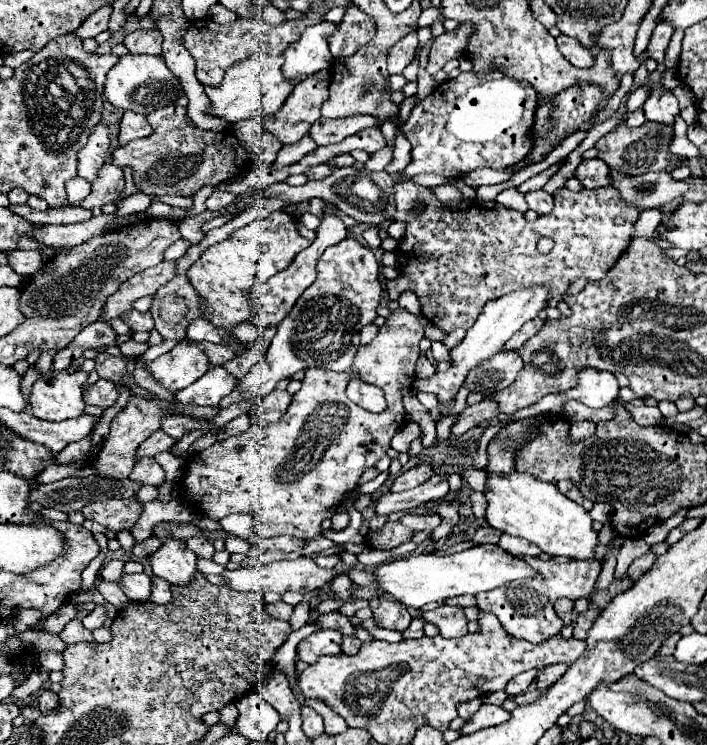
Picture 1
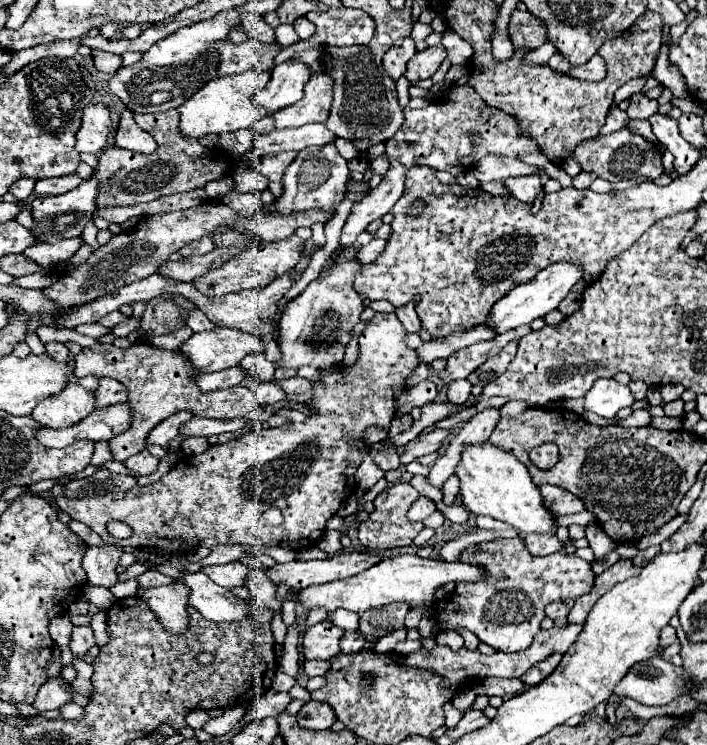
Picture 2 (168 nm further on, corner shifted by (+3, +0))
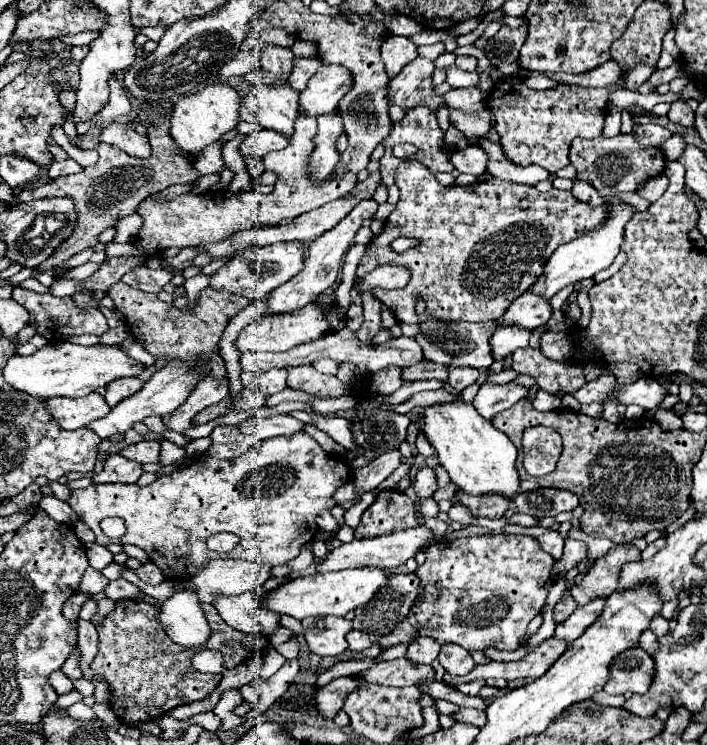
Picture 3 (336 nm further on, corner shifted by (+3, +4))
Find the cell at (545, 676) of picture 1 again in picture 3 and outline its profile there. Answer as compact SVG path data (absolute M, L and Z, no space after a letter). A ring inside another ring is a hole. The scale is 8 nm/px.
M544 640L532 654L528 654L526 658L518 660L518 662L488 662L488 664L478 664L474 666L468 674L464 676L452 676L452 674L444 674L444 682L452 688L464 684L464 682L472 682L478 678L504 678L504 680L516 680L516 678L540 678L546 674L546 670L562 656L562 652L566 650L566 642L564 640Z

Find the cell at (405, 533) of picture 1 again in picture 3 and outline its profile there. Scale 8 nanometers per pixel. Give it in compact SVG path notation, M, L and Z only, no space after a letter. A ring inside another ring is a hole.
M392 488L378 492L372 506L362 514L360 524L354 530L356 538L374 538L382 534L400 532L404 528L418 526L418 512L414 500Z

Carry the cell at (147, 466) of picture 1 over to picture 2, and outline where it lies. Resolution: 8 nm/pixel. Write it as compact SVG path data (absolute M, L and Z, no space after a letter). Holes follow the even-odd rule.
M142 450L140 454L134 454L130 456L126 462L124 462L130 470L136 472L136 476L146 476L146 474L152 474L158 466L158 458L152 456L148 450Z

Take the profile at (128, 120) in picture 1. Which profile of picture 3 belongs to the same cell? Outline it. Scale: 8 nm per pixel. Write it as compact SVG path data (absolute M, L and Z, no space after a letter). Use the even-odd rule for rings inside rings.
M112 122L112 124L108 124L102 130L100 140L122 148L126 154L136 156L136 158L148 158L150 152L152 152L152 146L148 142L148 136L138 134L132 128L130 122Z

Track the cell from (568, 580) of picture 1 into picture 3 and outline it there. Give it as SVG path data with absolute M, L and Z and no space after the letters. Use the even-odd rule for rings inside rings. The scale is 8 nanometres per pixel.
M496 534L496 536L474 536L474 538L456 538L450 542L438 542L424 550L426 562L418 566L416 576L424 584L424 600L414 604L410 616L396 626L396 630L388 636L380 638L384 648L394 646L398 642L412 642L418 636L432 636L440 644L454 642L466 650L484 650L494 646L498 650L518 650L522 640L526 638L526 630L530 620L542 610L548 590L552 586L552 566L556 560L540 548L540 544L530 536L512 536L512 534Z

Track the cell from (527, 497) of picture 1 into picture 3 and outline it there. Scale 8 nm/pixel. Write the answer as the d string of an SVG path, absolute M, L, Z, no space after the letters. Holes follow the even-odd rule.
M446 402L436 404L426 410L424 436L436 448L440 464L450 474L450 480L470 496L500 494L514 500L520 488L520 476L516 470L516 446L504 432L494 428L494 424L482 418L472 404Z

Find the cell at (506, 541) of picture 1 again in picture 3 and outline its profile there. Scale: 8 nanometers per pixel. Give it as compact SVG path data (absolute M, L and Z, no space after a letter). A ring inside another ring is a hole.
M546 530L542 536L536 538L538 544L542 546L542 550L546 550L548 554L556 556L556 560L562 556L562 548L564 548L564 538L558 530Z

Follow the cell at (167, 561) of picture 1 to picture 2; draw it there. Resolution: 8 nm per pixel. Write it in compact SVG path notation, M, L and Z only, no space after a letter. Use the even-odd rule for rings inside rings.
M202 572L180 578L192 590L190 606L194 606L210 622L240 622L248 618L250 606L230 590L220 588Z

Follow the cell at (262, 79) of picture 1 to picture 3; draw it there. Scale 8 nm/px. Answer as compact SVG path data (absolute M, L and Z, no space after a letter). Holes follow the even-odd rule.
M216 82L206 88L202 88L196 94L188 94L180 98L172 108L172 120L170 120L170 134L180 144L180 148L188 154L198 154L208 144L220 140L226 132L234 130L240 122L240 106L242 96L240 92L230 86L228 82Z

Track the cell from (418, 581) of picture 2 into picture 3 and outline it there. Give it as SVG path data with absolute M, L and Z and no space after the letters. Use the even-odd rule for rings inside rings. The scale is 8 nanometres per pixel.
M356 568L344 572L328 572L328 574L302 574L284 582L278 590L264 594L264 608L274 610L278 614L290 614L298 620L308 616L344 616L348 610L356 610L358 606L368 604L376 592L390 582L390 572L382 568Z

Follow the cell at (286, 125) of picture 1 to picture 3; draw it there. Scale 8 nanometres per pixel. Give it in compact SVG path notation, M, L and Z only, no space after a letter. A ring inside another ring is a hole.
M322 64L308 80L306 90L300 92L300 114L320 116L334 112L348 88L352 88L352 78L344 66Z

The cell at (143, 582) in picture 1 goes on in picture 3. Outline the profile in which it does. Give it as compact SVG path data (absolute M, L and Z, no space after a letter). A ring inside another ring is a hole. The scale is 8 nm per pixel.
M176 586L172 596L168 596L166 600L158 600L158 604L158 622L172 642L194 648L208 640L210 626L204 618L200 600L194 590Z

